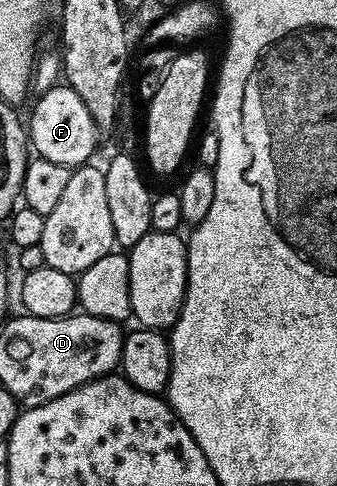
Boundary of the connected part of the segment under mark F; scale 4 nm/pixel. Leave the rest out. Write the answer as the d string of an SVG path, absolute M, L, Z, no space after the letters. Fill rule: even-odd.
M59 84L48 92L37 95L38 103L28 118L28 142L33 153L44 160L52 160L52 164L64 164L71 168L87 165L98 146L100 131L94 125L92 116L76 96L76 92L68 84Z

